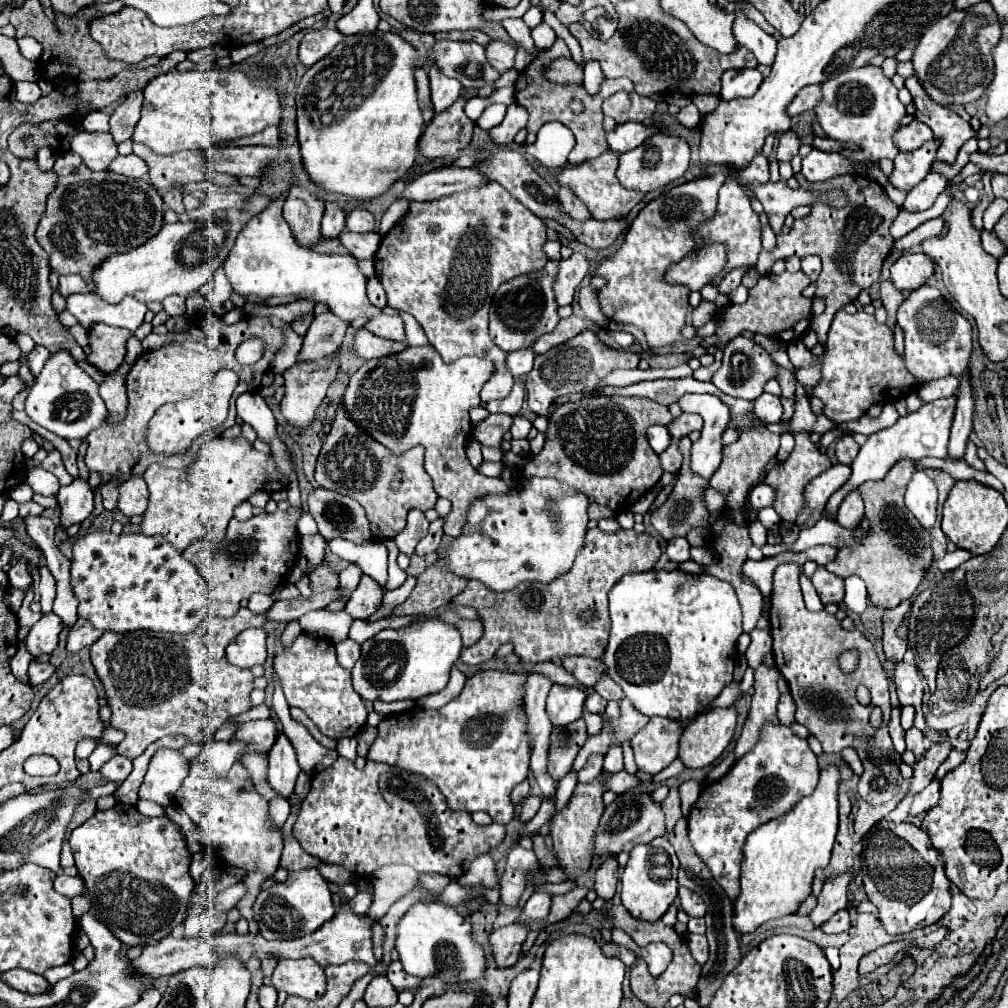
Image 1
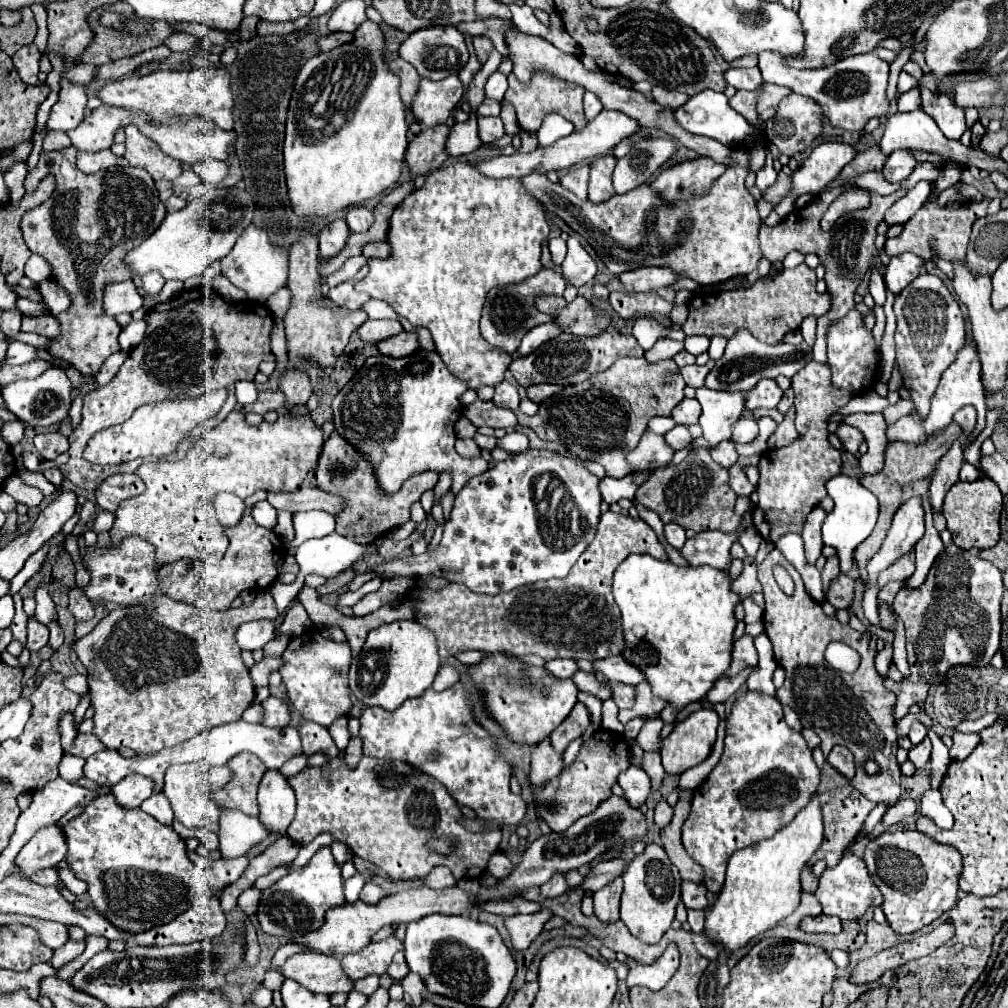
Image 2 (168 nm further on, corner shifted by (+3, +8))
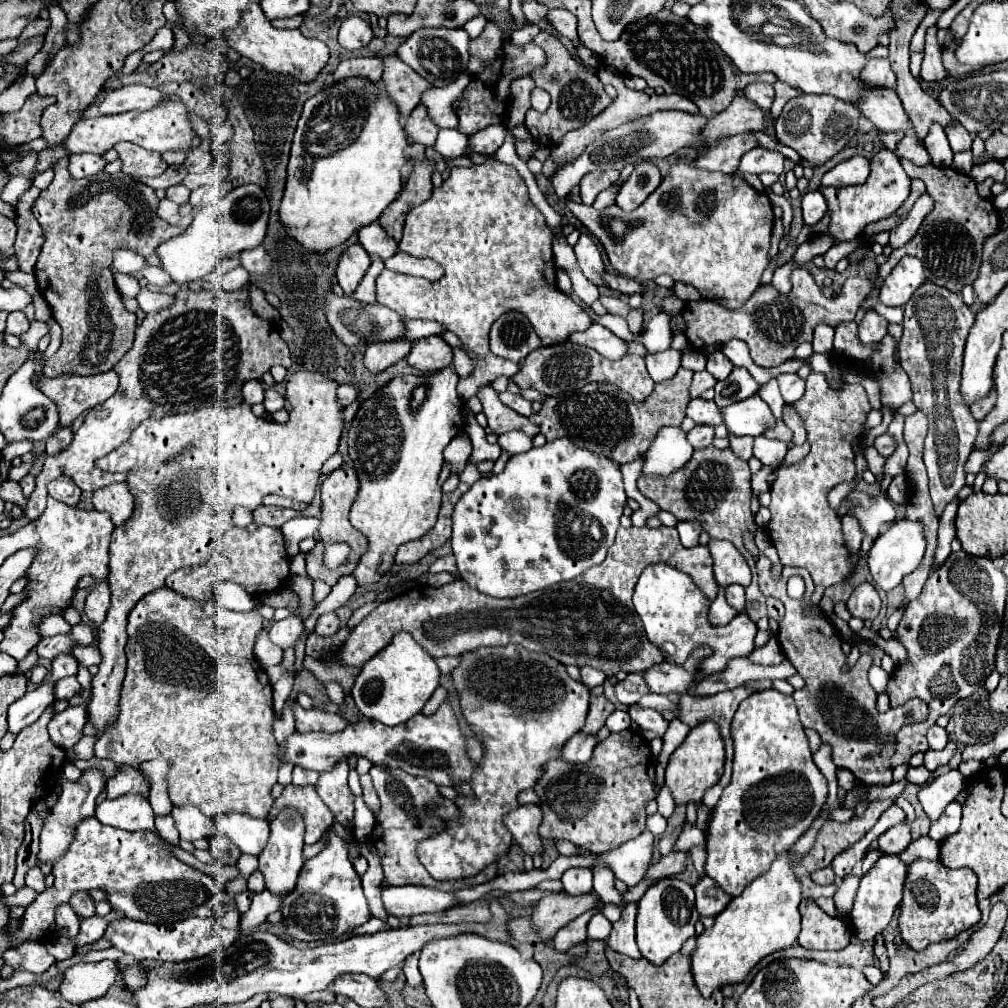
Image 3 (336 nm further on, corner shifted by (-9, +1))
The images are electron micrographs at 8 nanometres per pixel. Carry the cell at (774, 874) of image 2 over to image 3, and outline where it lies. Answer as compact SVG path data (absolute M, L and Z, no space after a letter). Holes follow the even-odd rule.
M792 851L780 853L764 875L748 883L742 895L728 903L728 907L716 917L714 927L698 935L692 953L692 975L704 997L710 997L710 993L722 985L744 981L762 957L796 943L800 933L798 905L804 899L802 883L794 873L798 863L800 859L794 859Z

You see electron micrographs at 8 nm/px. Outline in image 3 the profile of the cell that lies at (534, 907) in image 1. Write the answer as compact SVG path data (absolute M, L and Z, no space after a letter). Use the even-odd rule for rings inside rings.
M572 867L562 875L562 885L568 895L584 895L592 891L592 871L586 867Z

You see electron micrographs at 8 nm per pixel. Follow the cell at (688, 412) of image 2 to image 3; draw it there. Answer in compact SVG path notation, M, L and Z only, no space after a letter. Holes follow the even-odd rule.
M692 399L688 403L686 415L696 421L696 425L720 425L720 409L716 407L714 401L704 401L704 399Z

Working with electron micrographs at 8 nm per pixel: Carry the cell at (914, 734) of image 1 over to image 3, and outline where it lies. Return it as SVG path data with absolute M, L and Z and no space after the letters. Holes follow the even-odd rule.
M932 725L928 729L928 745L930 745L930 749L944 749L946 743L948 743L946 729L942 729L938 725Z

